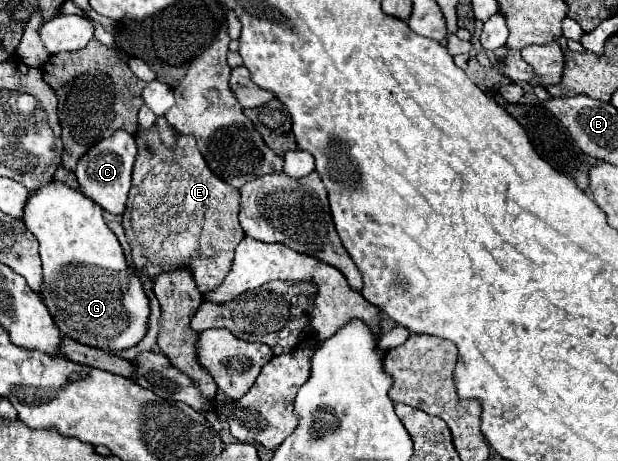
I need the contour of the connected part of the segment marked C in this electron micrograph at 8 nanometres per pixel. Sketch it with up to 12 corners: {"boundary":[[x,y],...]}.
{"boundary":[[115,131],[75,167],[79,189],[113,215],[125,209],[135,135]]}

